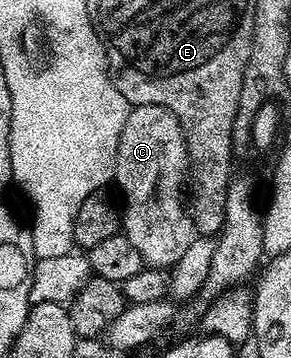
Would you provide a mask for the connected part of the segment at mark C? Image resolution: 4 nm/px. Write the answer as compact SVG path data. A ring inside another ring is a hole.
M134 106L127 114L118 137L115 183L121 189L121 229L136 246L143 262L159 270L173 267L197 237L197 228L185 202L185 186L189 171L187 142L173 112L163 106Z

